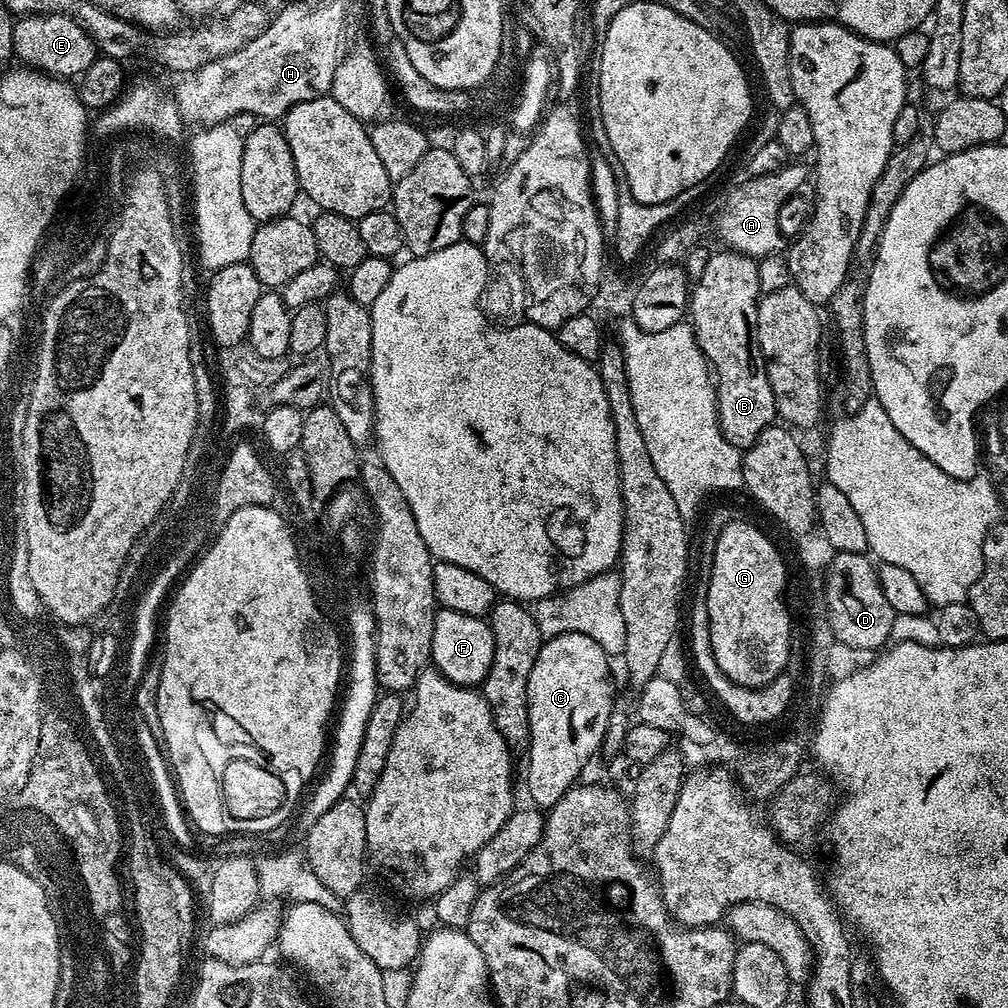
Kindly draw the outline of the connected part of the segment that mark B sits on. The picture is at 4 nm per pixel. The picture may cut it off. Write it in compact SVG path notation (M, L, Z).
M731 250L719 251L713 251L709 255L702 278L698 278L691 285L690 327L714 377L716 417L722 434L726 442L741 450L747 450L758 438L758 434L762 434L762 430L773 427L777 419L774 390L770 390L770 378L764 369L764 359L756 337L758 305L762 293L758 286L758 266L753 257L743 256L741 252Z

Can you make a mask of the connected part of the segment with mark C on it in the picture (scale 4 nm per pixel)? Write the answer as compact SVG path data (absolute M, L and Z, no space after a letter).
M567 632L547 637L534 658L528 683L528 796L537 809L553 808L577 783L580 771L601 751L614 691L608 681L608 653L586 638Z

